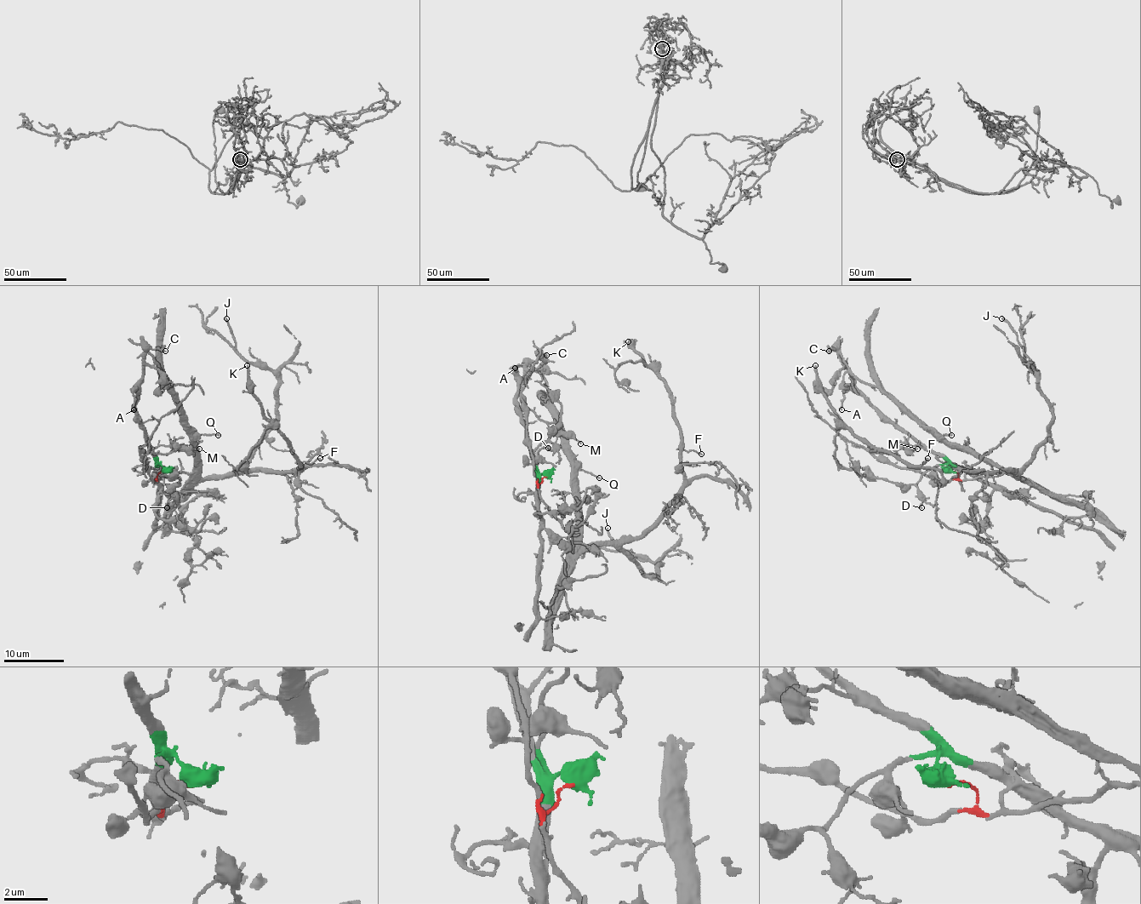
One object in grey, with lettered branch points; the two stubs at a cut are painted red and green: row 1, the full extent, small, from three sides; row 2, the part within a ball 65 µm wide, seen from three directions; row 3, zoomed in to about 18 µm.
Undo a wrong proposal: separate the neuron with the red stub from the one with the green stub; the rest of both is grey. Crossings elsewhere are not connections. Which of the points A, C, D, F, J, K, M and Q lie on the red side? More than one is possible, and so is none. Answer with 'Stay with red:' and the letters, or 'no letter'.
Stay with red: F, J, K, Q

